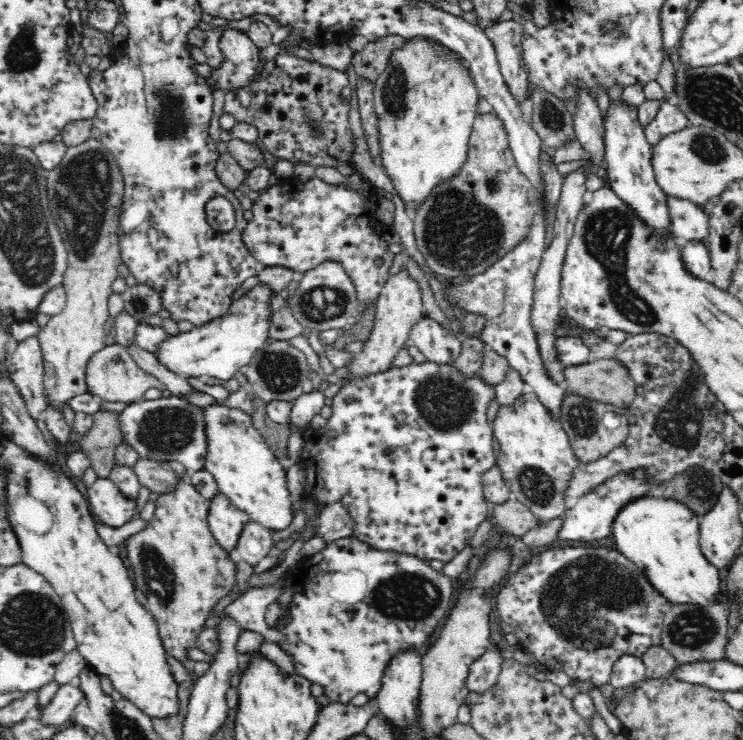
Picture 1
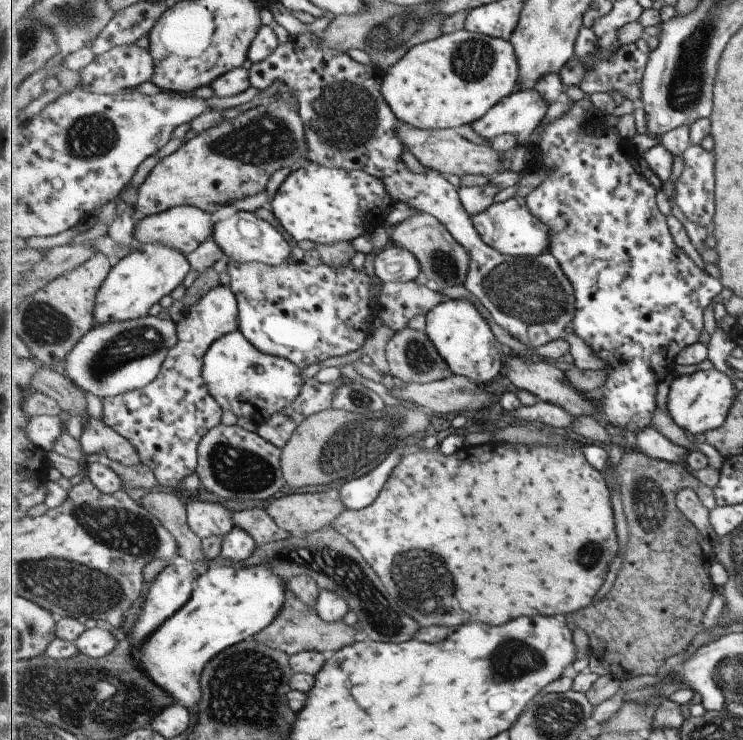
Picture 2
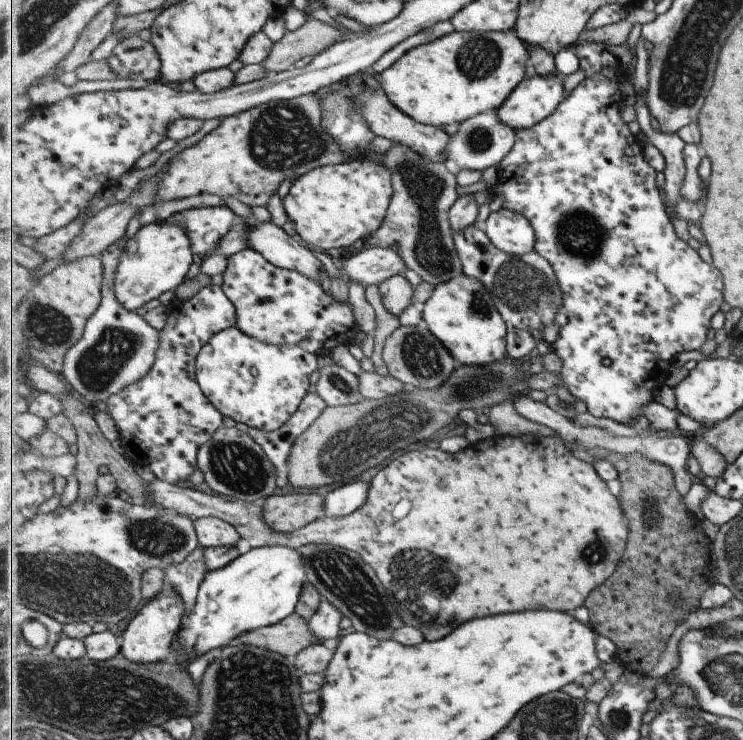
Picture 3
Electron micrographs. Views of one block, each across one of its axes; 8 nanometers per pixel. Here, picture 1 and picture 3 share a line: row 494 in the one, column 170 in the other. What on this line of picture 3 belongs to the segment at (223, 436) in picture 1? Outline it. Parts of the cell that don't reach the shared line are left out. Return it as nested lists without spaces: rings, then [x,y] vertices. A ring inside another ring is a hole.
[[[151,223],[150,225],[141,226],[132,239],[128,240],[125,250],[121,255],[121,260],[115,275],[115,288],[117,300],[127,310],[139,310],[145,306],[145,302],[151,302],[155,298],[161,298],[165,292],[176,288],[187,278],[193,262],[199,259],[192,249],[191,239],[179,223],[162,224]]]

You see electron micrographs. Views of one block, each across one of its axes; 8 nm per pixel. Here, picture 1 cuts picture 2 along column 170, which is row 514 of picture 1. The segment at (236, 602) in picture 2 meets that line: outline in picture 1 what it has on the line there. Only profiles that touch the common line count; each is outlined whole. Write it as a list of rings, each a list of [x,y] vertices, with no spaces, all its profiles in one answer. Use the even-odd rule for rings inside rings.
[[[644,496],[622,508],[612,524],[618,550],[639,566],[667,603],[711,608],[724,600],[724,571],[704,556],[699,543],[699,520],[689,508],[672,499]]]

